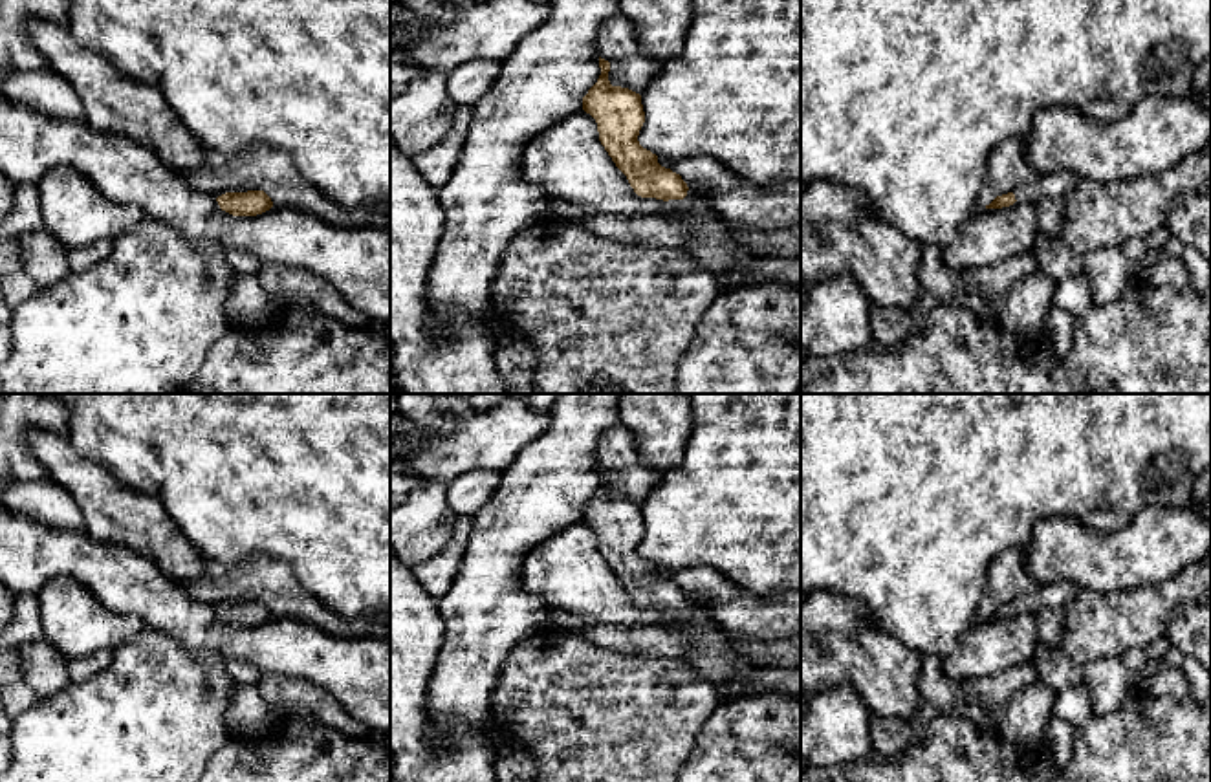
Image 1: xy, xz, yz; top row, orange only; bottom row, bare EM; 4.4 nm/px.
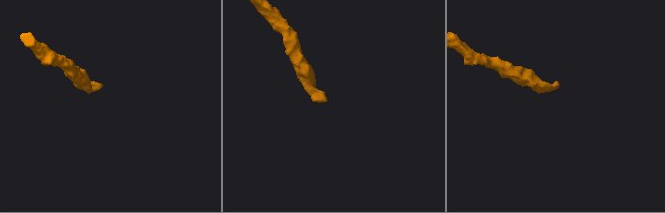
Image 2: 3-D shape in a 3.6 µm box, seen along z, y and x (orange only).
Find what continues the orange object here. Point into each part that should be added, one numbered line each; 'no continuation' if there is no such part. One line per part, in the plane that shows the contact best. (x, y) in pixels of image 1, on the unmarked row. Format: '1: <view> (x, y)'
1: xz (709, 654)

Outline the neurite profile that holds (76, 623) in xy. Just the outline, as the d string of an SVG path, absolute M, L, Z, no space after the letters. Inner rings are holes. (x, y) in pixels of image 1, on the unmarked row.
M51 579L37 595L44 639L66 659L115 650L147 625L137 615L106 608L77 579Z

